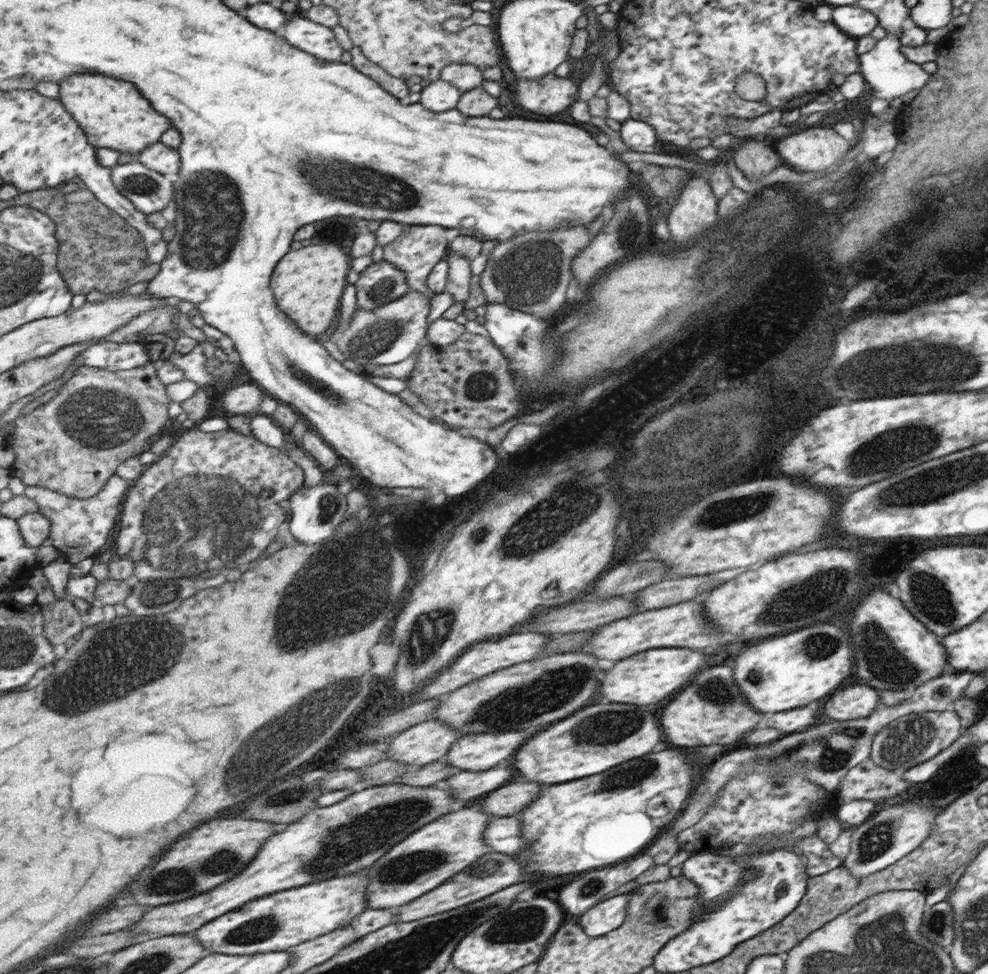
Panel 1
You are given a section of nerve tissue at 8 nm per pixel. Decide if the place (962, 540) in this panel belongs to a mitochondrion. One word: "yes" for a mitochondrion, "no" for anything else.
no

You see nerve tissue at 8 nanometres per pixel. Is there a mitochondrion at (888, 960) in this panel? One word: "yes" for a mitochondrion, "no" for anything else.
yes

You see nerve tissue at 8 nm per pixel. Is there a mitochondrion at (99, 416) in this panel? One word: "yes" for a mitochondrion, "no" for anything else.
yes

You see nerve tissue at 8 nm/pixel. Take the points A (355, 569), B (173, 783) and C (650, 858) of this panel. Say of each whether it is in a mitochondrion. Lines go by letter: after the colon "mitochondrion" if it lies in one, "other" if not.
A: mitochondrion
B: other
C: other

